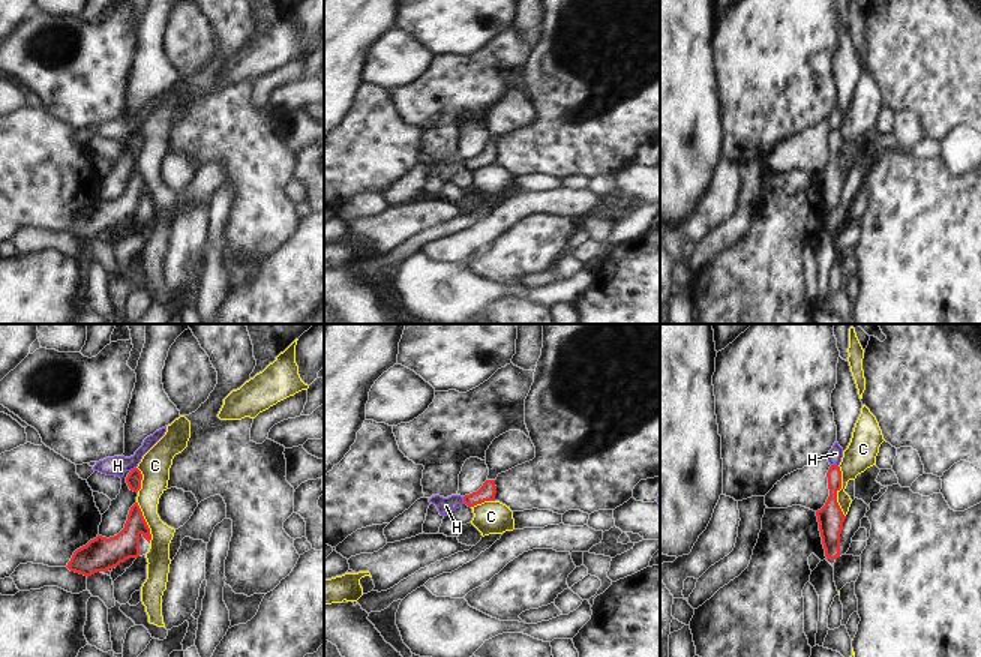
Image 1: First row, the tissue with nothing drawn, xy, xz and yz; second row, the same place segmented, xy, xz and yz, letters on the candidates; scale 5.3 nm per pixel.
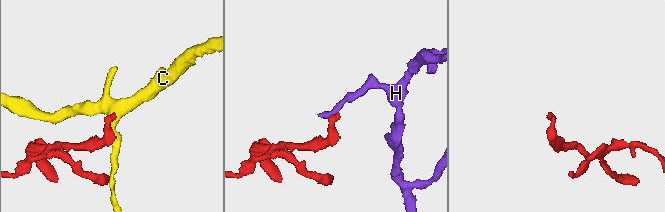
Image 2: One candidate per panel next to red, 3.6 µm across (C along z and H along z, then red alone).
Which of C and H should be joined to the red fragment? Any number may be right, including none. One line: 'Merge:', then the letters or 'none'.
Merge: none

